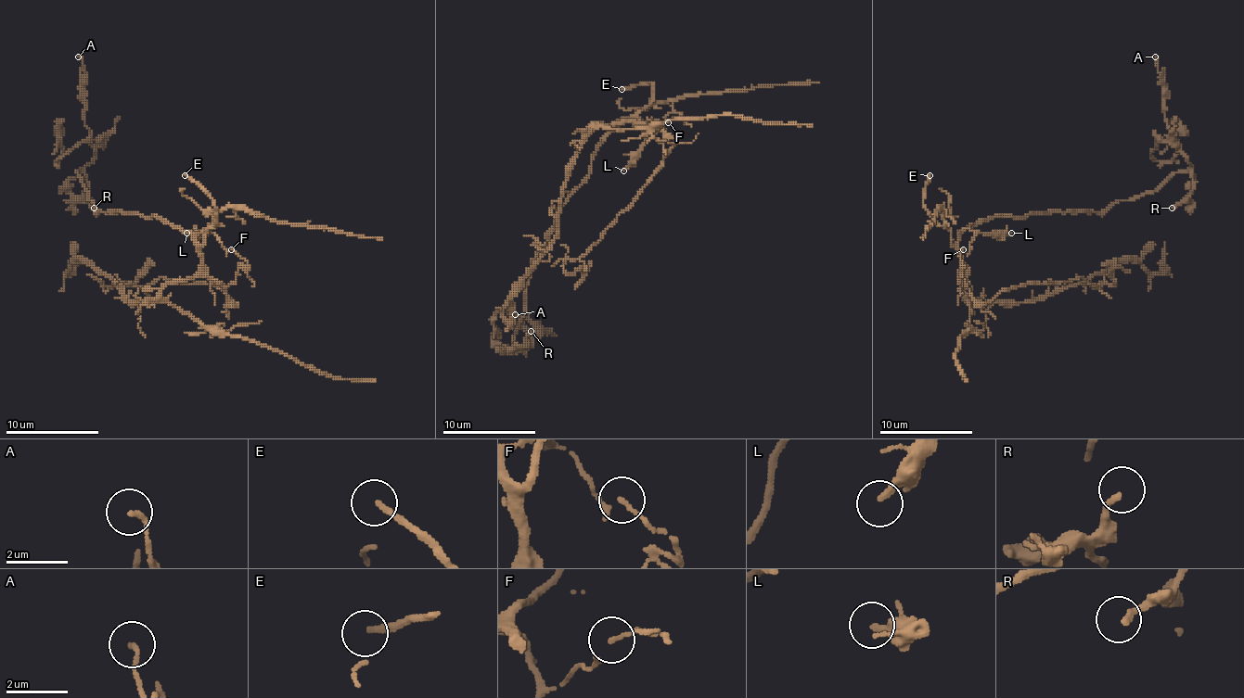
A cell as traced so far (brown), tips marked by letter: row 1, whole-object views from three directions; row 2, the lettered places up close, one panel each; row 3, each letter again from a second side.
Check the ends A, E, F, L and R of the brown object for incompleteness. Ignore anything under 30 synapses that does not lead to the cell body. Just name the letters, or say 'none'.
E

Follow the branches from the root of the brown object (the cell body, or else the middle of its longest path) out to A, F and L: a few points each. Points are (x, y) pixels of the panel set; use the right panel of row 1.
A: (983, 219), (1104, 212), (1186, 172), (1190, 163), (1164, 117), (1164, 77), (1155, 57)
F: (983, 219), (969, 226), (958, 240), (958, 256), (965, 284), (963, 286), (958, 279), (963, 249)
L: (983, 219), (960, 233), (968, 228), (979, 233), (1011, 233)

